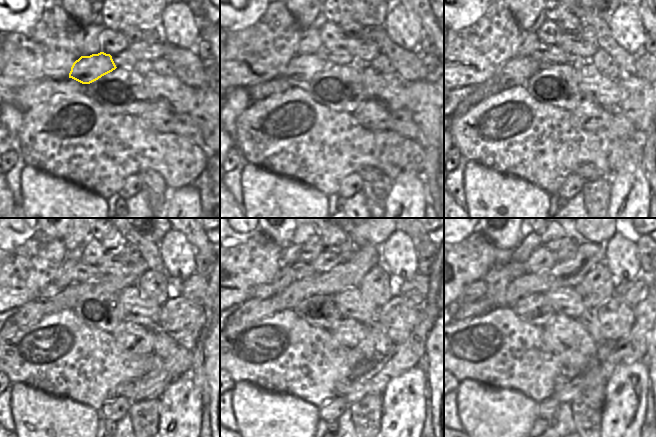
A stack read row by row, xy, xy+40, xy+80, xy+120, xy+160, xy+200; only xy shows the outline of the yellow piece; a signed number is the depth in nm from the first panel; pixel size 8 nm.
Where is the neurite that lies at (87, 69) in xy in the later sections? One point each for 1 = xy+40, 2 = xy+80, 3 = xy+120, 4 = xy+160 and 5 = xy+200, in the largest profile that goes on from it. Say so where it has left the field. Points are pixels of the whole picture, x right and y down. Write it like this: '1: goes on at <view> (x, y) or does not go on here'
1: goes on at xy+40 (302, 67)
2: goes on at xy+80 (524, 67)
3: goes on at xy+120 (65, 301)
4: goes on at xy+160 (288, 301)
5: goes on at xy+200 (476, 290)

